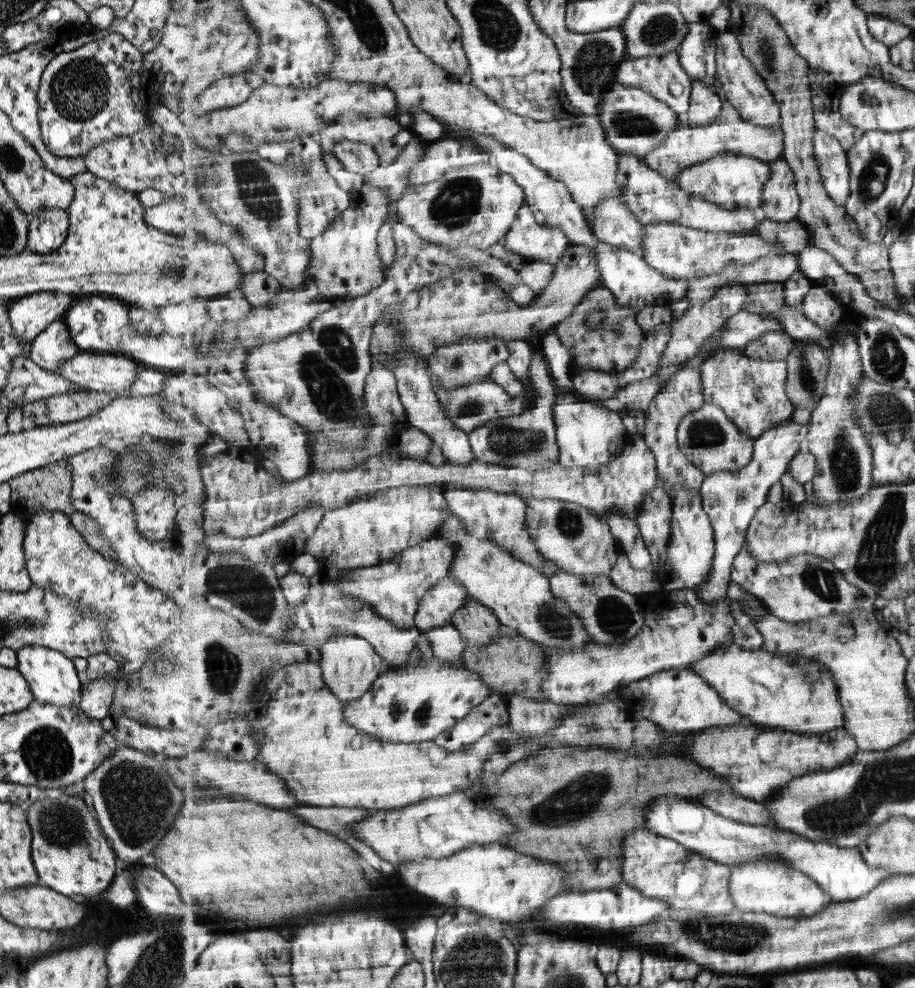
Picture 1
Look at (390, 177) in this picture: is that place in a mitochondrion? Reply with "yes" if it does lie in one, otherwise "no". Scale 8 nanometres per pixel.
no

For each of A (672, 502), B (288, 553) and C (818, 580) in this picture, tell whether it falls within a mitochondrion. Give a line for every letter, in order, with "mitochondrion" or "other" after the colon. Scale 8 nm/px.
A: other
B: other
C: mitochondrion

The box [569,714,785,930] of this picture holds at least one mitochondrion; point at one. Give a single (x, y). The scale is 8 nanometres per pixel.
(593, 726)

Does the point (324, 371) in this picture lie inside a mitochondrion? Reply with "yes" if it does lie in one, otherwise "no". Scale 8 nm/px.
yes

